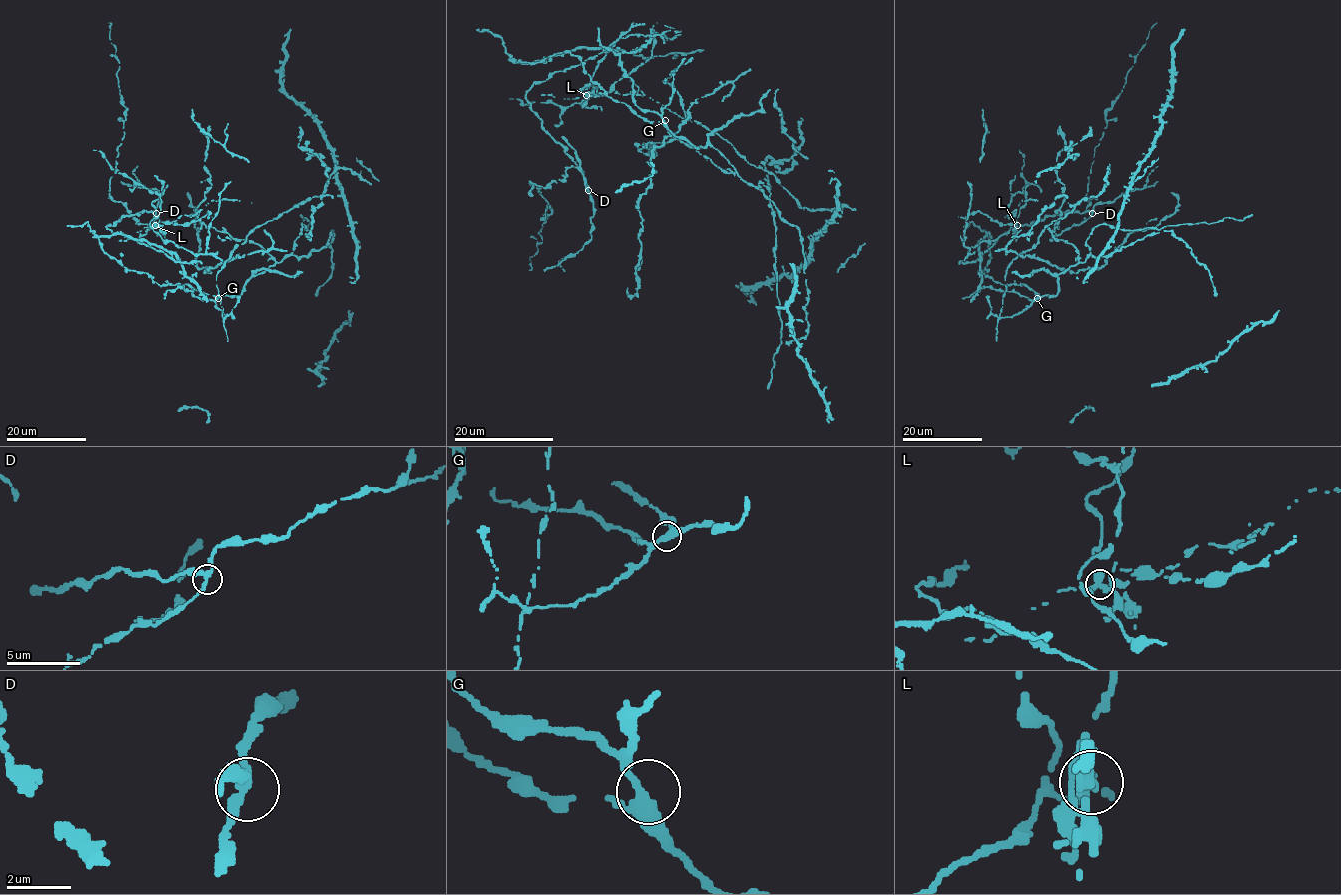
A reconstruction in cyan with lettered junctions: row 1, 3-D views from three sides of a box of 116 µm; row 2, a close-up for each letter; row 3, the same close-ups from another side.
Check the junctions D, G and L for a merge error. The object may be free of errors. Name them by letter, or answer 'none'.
L

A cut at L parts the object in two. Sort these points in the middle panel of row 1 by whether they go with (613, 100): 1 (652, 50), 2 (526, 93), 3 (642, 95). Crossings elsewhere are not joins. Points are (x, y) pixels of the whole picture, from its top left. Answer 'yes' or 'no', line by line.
1: no
2: yes
3: no

